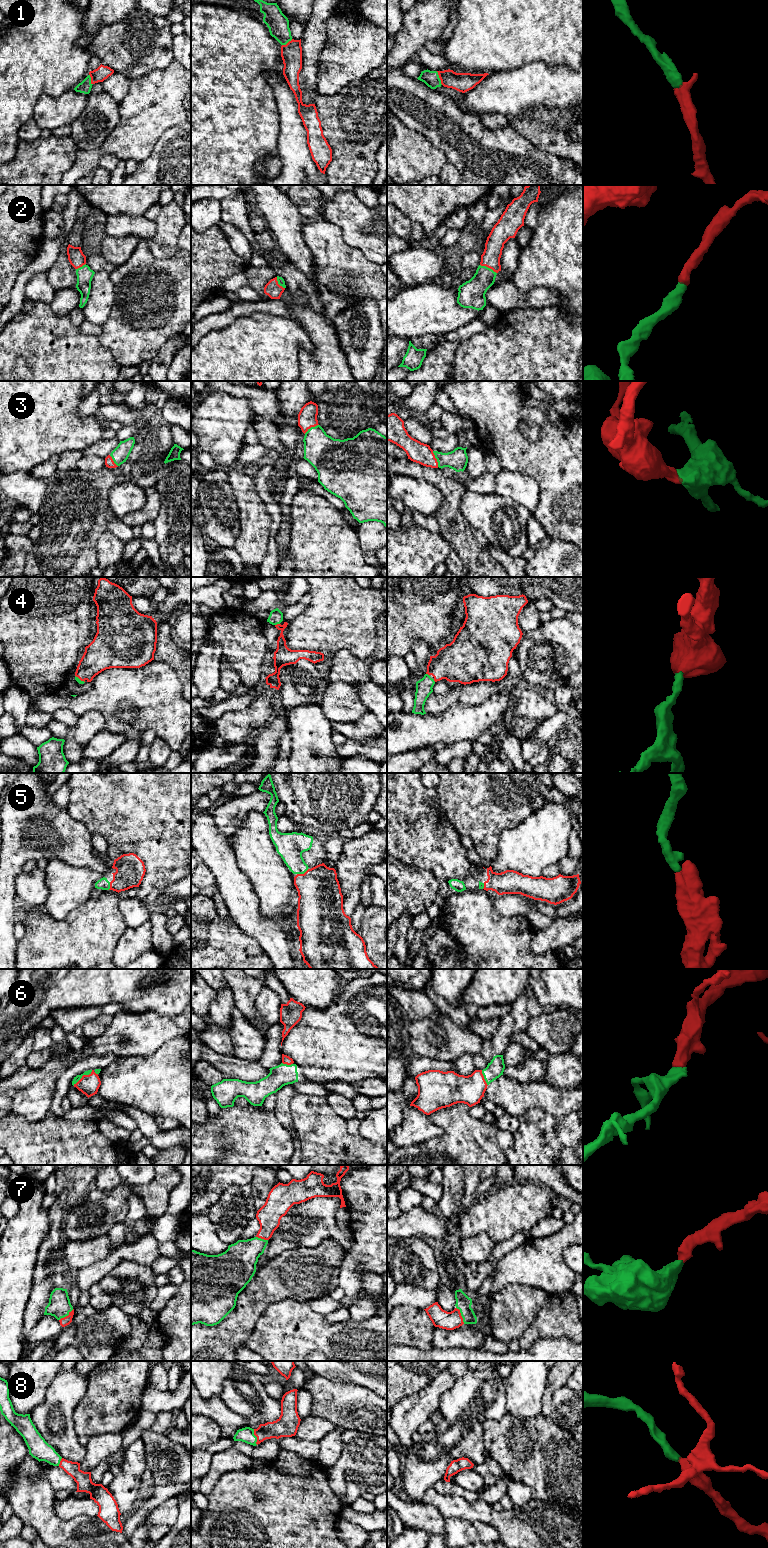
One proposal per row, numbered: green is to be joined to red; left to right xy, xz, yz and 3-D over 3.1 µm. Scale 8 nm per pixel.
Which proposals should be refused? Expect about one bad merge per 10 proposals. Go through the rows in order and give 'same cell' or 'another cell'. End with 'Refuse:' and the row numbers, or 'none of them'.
1: same cell
2: same cell
3: same cell
4: same cell
5: same cell
6: same cell
7: same cell
8: same cell
Refuse: none of them

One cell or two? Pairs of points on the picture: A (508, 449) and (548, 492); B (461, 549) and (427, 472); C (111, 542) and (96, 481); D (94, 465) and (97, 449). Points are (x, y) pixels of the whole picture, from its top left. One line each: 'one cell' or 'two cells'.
A: one cell
B: one cell
C: two cells
D: two cells

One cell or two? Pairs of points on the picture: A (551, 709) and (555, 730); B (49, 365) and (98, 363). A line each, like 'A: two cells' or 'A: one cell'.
A: two cells
B: one cell

